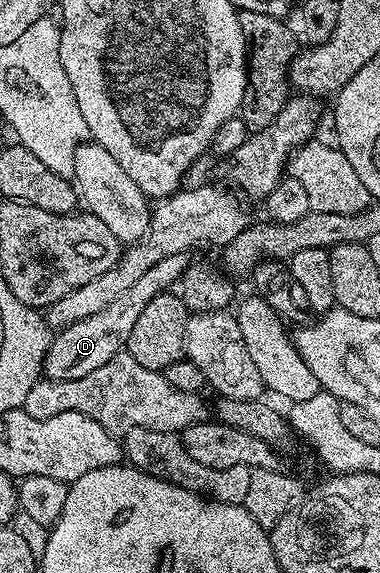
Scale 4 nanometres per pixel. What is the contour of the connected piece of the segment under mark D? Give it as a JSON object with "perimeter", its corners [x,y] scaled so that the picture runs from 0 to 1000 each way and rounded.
{"perimeter":[[[497,438],[468,440],[463,445],[437,447],[382,473],[371,485],[361,487],[334,506],[318,508],[297,527],[287,529],[274,541],[232,555],[205,558],[203,564],[176,567],[158,576],[134,595],[129,613],[116,630],[116,656],[126,663],[179,665],[208,661],[234,647],[250,647],[271,640],[287,627],[321,614],[334,602],[339,585],[347,583],[350,569],[361,564],[363,551],[382,536],[400,527],[416,513],[442,510],[479,485],[495,464],[505,461],[508,449]]]}

